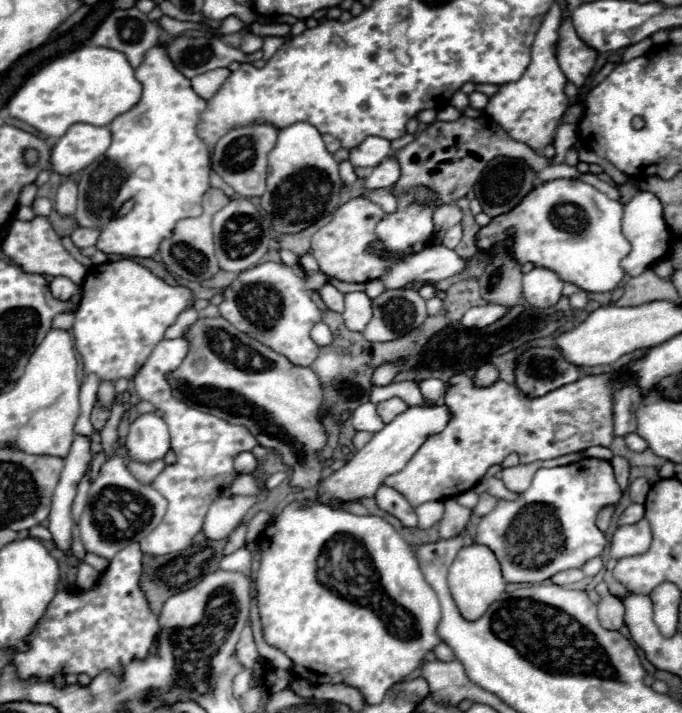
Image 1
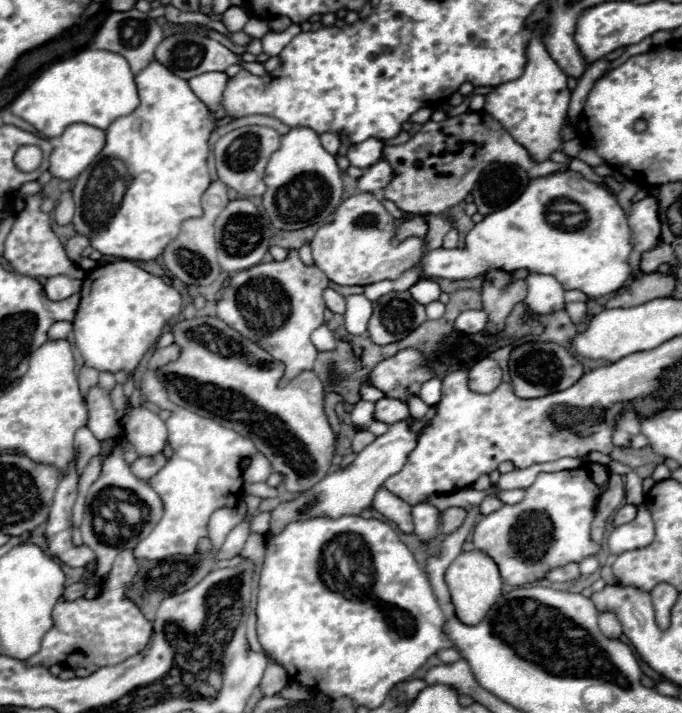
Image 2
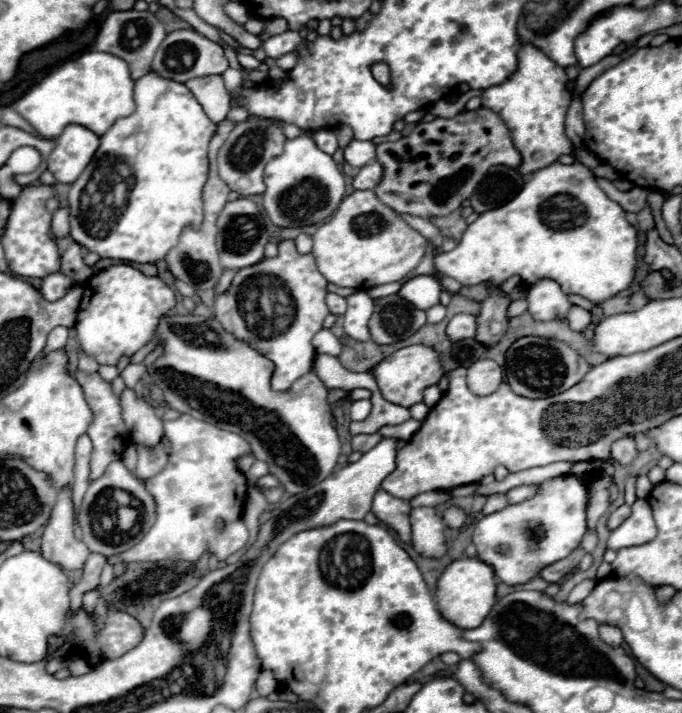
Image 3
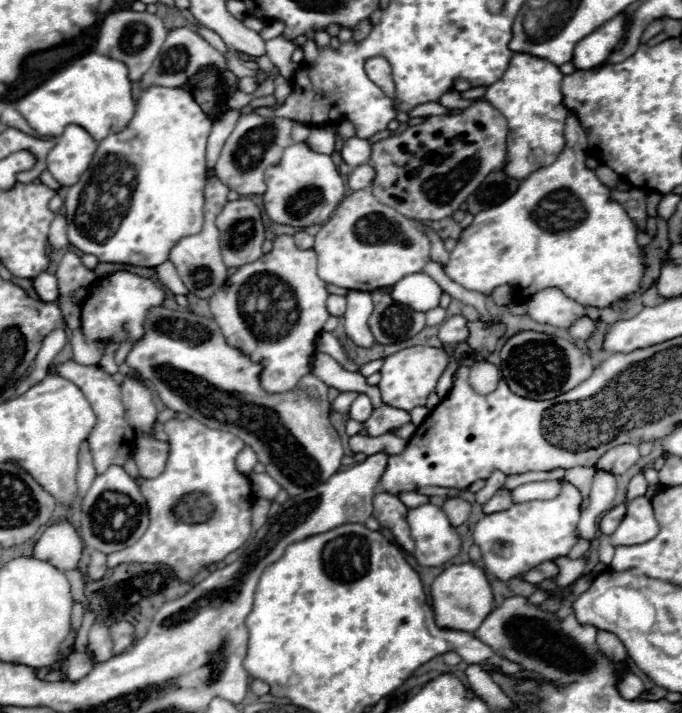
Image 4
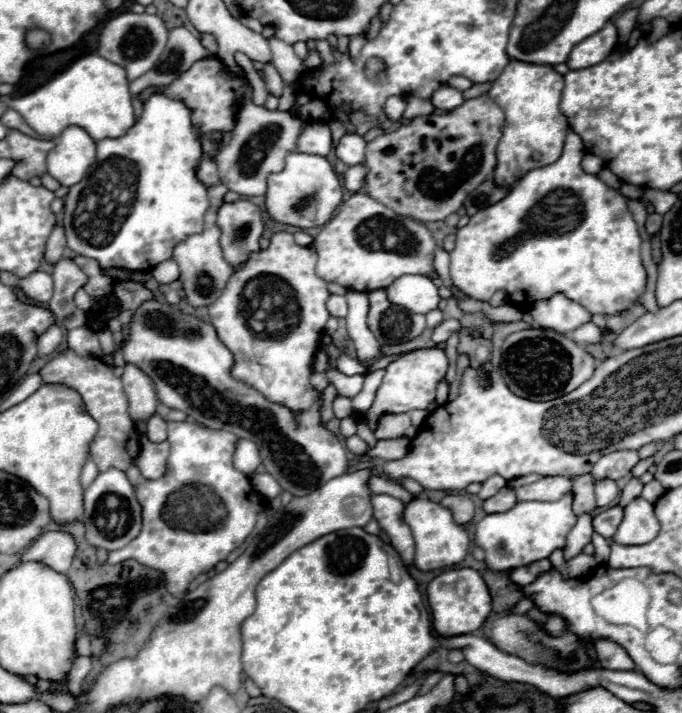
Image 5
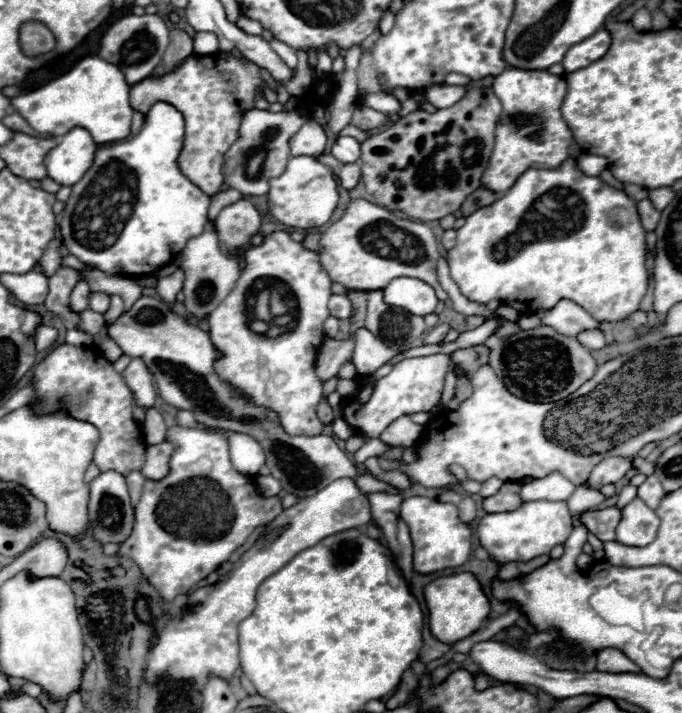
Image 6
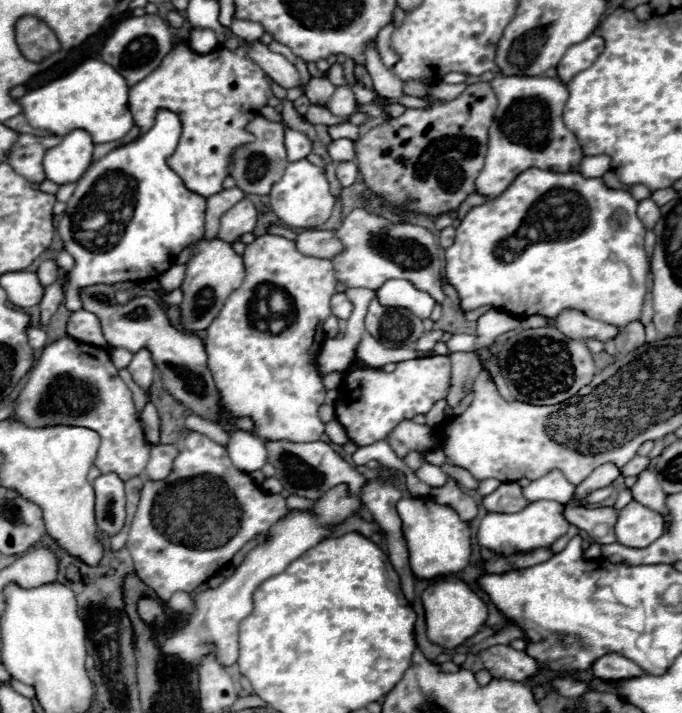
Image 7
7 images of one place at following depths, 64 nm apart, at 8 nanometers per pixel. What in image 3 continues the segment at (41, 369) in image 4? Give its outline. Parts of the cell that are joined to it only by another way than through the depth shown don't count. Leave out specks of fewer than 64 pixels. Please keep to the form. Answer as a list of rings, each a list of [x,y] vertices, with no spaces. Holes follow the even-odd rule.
[[[54,328],[50,334],[48,334],[48,342],[46,342],[46,350],[44,352],[50,352],[50,350],[56,350],[56,348],[62,348],[66,344],[66,338],[70,334],[70,328]]]

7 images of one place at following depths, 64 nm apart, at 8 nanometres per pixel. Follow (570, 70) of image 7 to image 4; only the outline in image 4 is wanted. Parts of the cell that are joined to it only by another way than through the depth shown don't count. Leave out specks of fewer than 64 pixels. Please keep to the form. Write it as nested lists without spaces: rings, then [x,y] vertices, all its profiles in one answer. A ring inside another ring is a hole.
[[[618,14],[612,20],[598,26],[594,32],[584,36],[574,48],[574,66],[580,70],[590,70],[602,64],[610,52],[616,48],[620,38],[628,30],[628,16]]]

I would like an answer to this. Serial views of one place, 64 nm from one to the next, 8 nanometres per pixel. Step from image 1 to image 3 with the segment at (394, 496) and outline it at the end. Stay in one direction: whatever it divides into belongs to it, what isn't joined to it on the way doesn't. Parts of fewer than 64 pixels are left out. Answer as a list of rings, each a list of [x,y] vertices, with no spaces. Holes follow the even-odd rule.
[[[378,490],[374,496],[372,512],[380,522],[394,528],[402,542],[410,542],[410,510],[412,506],[408,502],[394,498],[384,490]]]

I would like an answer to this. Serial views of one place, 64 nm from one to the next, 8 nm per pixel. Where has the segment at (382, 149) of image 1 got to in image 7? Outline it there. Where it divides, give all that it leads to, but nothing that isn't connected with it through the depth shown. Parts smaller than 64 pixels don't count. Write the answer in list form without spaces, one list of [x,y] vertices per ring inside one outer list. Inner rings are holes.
[[[342,138],[342,140],[334,140],[330,146],[328,146],[328,154],[334,162],[348,162],[348,160],[354,160],[356,158],[356,150],[354,150],[354,142],[348,140],[348,138]]]

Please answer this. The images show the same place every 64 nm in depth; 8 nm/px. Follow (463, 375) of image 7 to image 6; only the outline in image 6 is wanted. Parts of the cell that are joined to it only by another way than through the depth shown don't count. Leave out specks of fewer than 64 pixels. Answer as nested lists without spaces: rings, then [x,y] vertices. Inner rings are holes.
[[[470,346],[470,348],[460,348],[452,354],[452,360],[456,362],[456,370],[458,372],[474,372],[478,370],[482,364],[488,362],[490,356],[490,348],[488,346]]]

